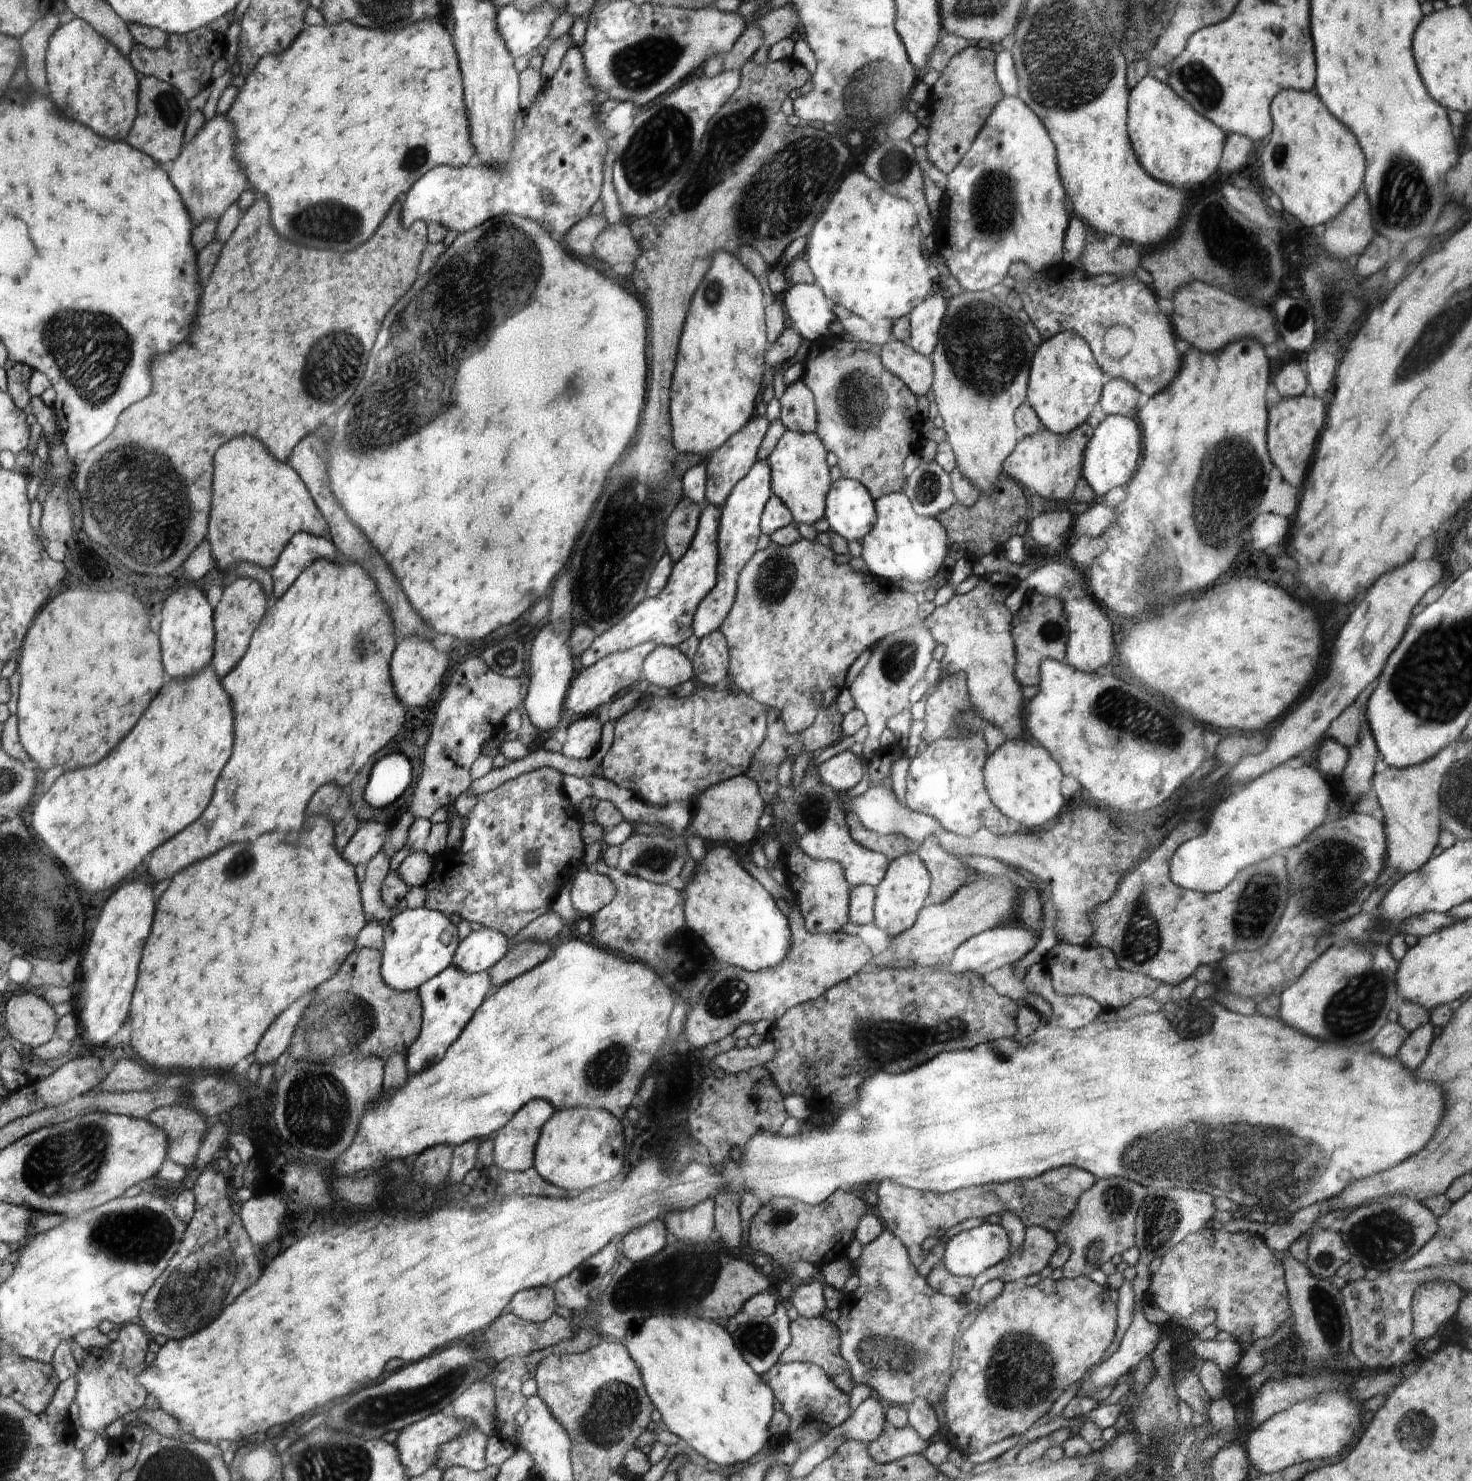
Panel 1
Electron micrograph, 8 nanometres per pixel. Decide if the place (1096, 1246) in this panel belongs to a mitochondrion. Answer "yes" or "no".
yes

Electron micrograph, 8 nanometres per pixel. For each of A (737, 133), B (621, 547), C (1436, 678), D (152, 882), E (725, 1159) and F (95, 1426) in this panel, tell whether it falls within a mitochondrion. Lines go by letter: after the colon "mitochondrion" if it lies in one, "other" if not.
A: mitochondrion
B: mitochondrion
C: mitochondrion
D: other
E: other
F: other

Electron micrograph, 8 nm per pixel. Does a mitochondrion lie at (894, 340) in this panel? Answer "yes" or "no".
no

